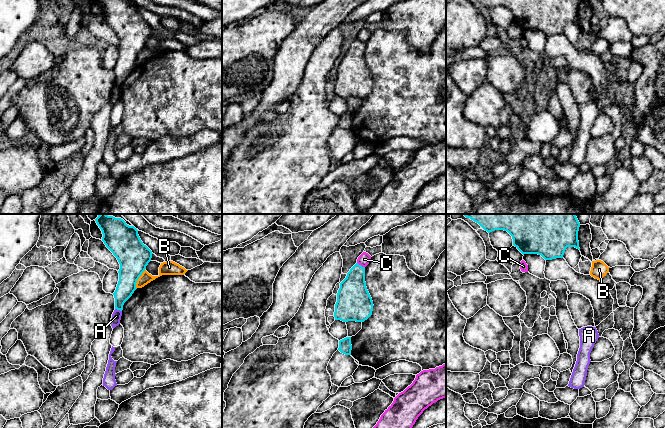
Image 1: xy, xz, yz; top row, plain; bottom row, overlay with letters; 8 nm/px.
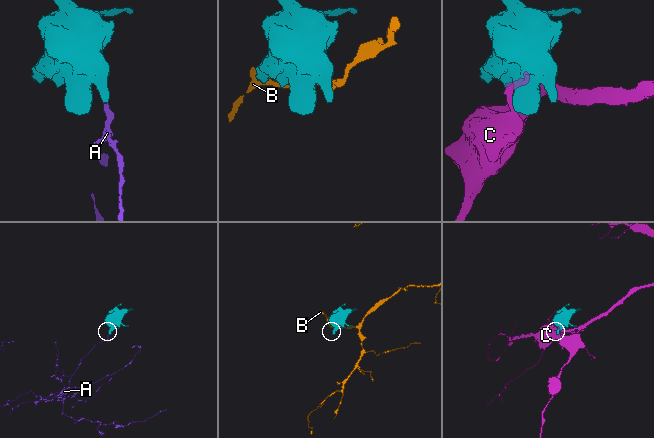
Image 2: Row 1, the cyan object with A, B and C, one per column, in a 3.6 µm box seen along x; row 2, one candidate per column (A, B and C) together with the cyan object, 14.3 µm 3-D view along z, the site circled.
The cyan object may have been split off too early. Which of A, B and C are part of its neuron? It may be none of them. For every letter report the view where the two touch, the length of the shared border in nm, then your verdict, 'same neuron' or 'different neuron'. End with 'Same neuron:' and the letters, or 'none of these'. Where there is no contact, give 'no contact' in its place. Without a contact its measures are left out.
A: xy | 60 nm | different neuron
B: xy | 170 nm | different neuron
C: xz | 80 nm | different neuron
Same neuron: none of these

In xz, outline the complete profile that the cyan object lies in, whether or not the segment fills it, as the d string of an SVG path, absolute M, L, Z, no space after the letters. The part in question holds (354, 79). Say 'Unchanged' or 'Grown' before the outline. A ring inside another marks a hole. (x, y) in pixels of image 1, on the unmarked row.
Unchanged. M356 39L340 59L335 80L335 96L364 98L373 87L373 77L365 58L365 43Z

